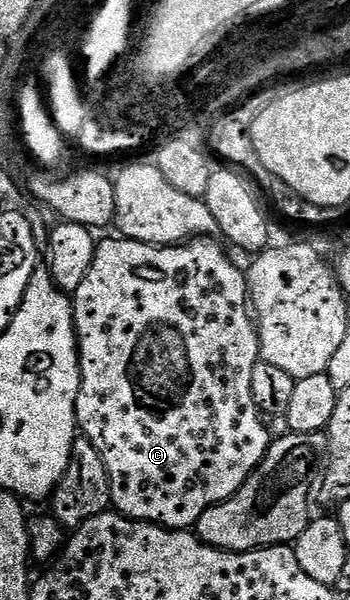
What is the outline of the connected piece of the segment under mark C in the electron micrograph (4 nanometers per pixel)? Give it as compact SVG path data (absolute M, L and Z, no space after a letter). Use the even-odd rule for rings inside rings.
M113 236L114 238L106 238L97 243L94 259L92 260L92 268L88 268L88 276L84 276L84 281L80 283L80 288L76 288L72 292L72 301L74 304L74 331L78 333L78 363L82 369L82 383L80 384L80 392L76 400L76 416L78 417L78 429L96 448L96 452L100 452L100 456L104 460L104 468L108 468L108 476L110 477L110 500L113 509L119 514L123 514L125 518L133 518L136 522L153 522L155 526L164 526L175 530L185 530L187 528L197 527L200 516L204 516L204 512L208 512L208 508L212 508L216 504L220 504L224 500L231 498L233 494L250 479L259 464L264 460L267 448L270 447L272 434L266 431L263 415L258 409L256 400L252 396L252 368L256 368L256 364L260 361L259 355L259 337L258 327L255 319L252 317L252 307L250 293L247 290L247 275L244 273L243 267L240 268L228 255L222 251L222 246L218 240L211 240L206 236L199 236L185 244L177 246L149 246L146 242L133 242L130 238L121 236Z

